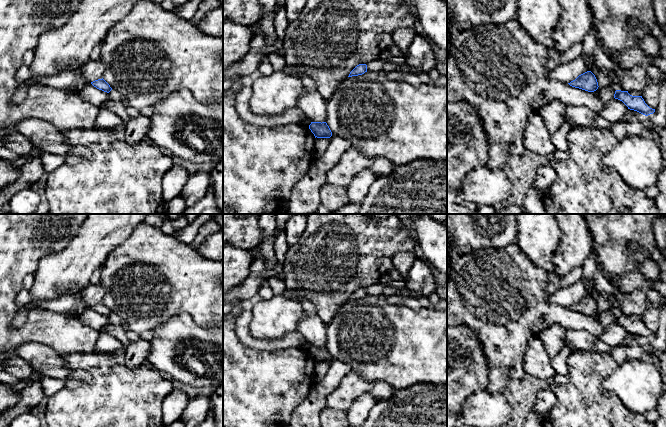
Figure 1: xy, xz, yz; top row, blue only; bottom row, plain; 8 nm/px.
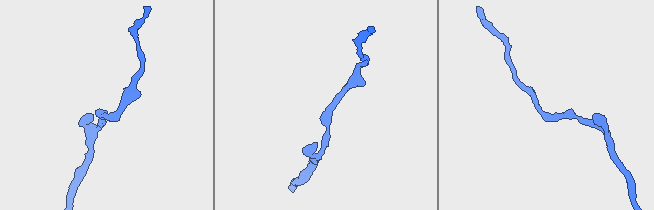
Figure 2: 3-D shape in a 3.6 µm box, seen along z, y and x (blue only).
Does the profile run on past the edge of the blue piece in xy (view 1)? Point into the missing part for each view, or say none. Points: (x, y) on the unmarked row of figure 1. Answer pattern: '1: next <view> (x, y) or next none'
1: next none

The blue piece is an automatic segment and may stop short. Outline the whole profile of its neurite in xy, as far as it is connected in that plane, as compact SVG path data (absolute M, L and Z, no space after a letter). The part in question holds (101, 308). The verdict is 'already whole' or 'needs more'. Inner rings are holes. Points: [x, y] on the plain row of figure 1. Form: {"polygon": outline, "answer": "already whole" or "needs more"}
{"polygon": "M102 302L91 306L91 308L99 314L109 317L112 312L110 309Z", "answer": "already whole"}

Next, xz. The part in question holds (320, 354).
{"polygon": "M311 346L309 353L314 358L315 362L330 362L332 356L326 346Z", "answer": "already whole"}

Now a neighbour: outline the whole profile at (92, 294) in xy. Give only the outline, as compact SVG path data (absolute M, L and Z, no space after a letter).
M101 283L89 284L81 292L80 295L87 307L102 303L105 295L104 287Z

